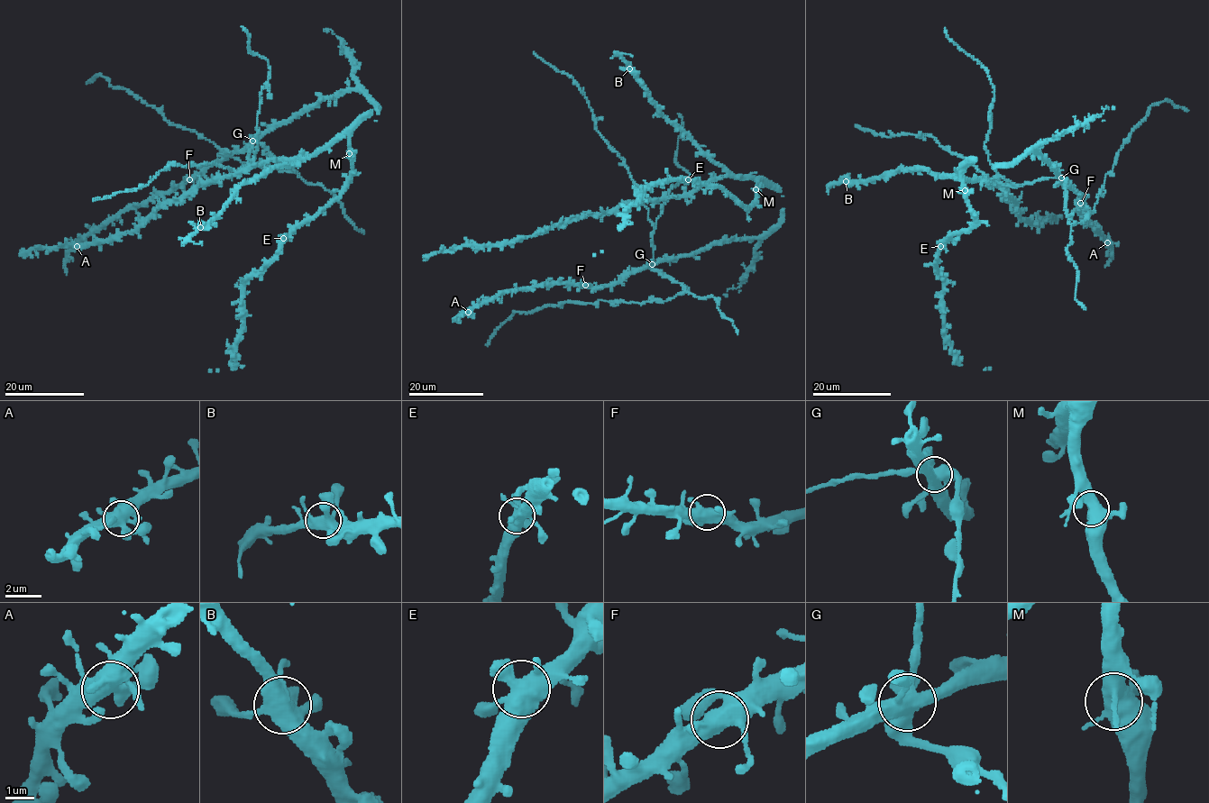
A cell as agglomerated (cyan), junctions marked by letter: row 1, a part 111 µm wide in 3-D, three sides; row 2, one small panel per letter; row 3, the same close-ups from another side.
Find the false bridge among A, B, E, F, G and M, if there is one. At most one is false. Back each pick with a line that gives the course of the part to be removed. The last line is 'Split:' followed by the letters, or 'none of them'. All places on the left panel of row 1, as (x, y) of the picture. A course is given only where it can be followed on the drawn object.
Split: none of them

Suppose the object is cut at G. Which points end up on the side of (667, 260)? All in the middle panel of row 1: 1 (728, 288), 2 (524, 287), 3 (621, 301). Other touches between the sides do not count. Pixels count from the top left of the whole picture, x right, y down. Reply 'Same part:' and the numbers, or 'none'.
Same part: 1, 2

